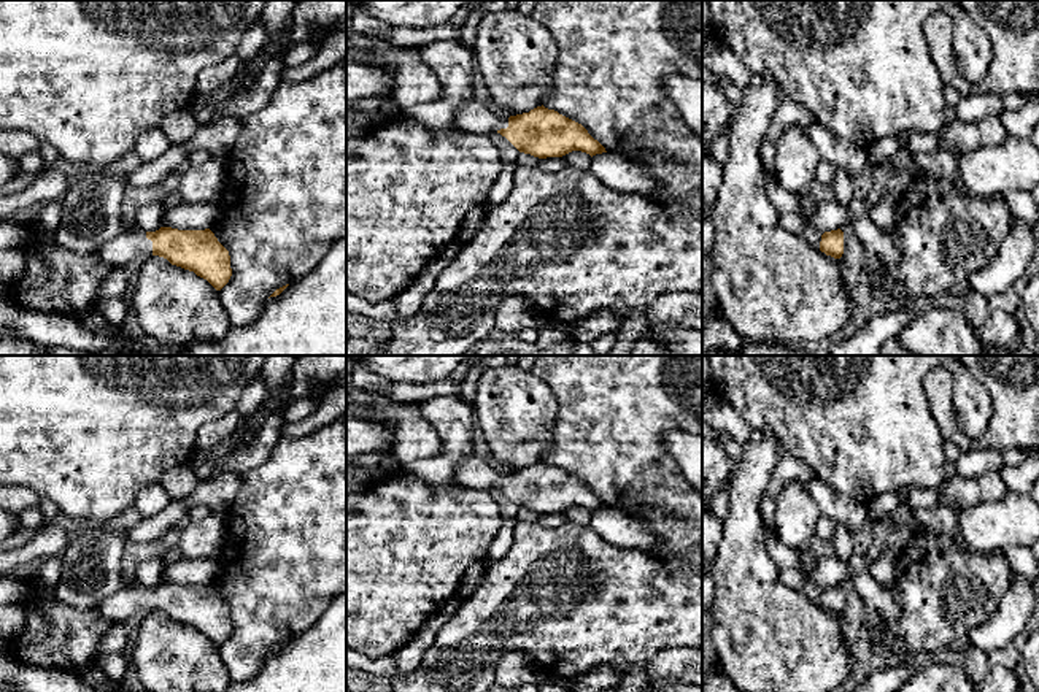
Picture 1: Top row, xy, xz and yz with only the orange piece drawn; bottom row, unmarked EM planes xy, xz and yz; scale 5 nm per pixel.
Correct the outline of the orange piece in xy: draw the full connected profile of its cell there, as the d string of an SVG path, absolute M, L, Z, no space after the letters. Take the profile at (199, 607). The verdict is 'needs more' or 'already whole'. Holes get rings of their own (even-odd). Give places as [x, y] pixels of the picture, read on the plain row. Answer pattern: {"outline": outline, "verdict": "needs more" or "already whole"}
{"outline": "M127 582L119 592L105 598L98 611L113 624L122 624L140 611L159 611L172 621L194 627L216 646L221 646L232 632L229 606L210 584L160 582L156 587L133 587Z", "verdict": "needs more"}

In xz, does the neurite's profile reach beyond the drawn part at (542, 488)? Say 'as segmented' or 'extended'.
extended

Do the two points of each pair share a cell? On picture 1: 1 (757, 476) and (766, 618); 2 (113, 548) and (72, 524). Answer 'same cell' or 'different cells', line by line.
1: same cell
2: same cell

